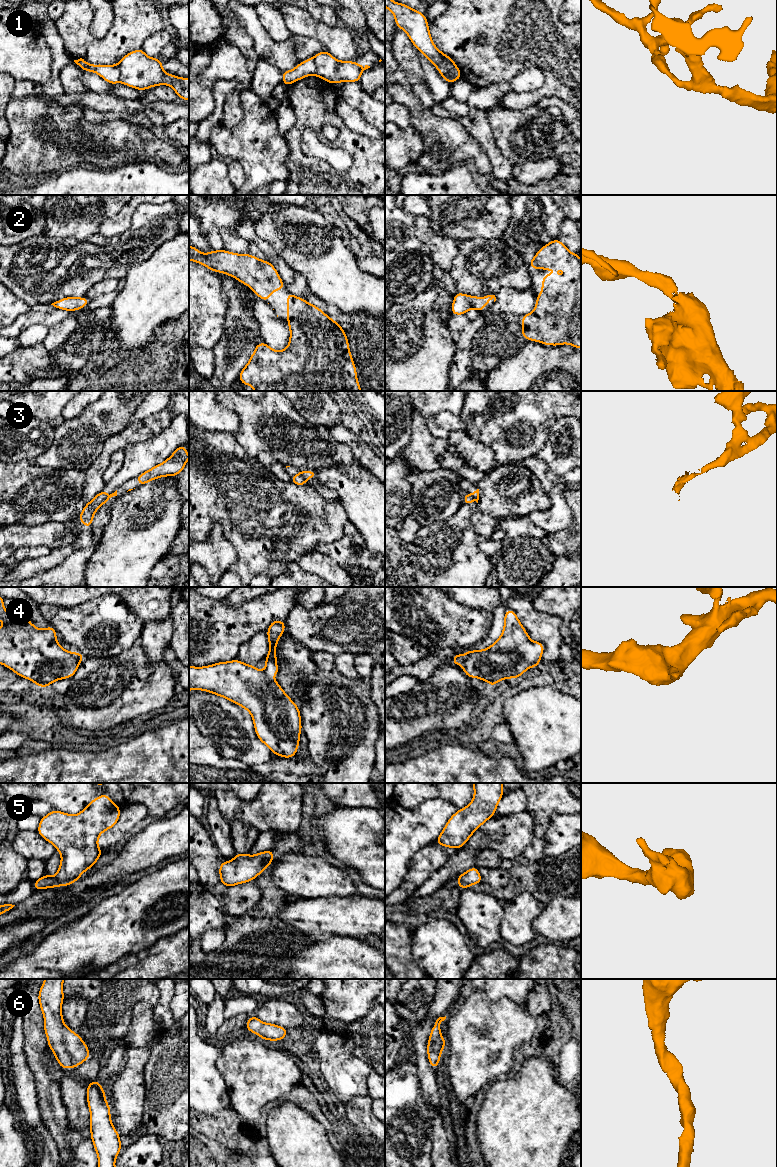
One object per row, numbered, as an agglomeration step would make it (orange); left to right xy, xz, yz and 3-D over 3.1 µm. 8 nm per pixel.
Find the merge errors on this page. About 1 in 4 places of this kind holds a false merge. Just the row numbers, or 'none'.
1, 3, 4

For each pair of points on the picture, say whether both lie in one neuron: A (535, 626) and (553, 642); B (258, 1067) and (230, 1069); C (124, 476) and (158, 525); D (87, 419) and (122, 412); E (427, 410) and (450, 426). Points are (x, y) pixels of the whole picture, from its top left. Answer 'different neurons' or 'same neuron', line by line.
A: same neuron
B: same neuron
C: different neurons
D: same neuron
E: different neurons

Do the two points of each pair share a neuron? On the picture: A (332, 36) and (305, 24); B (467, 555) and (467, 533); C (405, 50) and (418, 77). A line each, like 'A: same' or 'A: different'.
A: same
B: same
C: same

